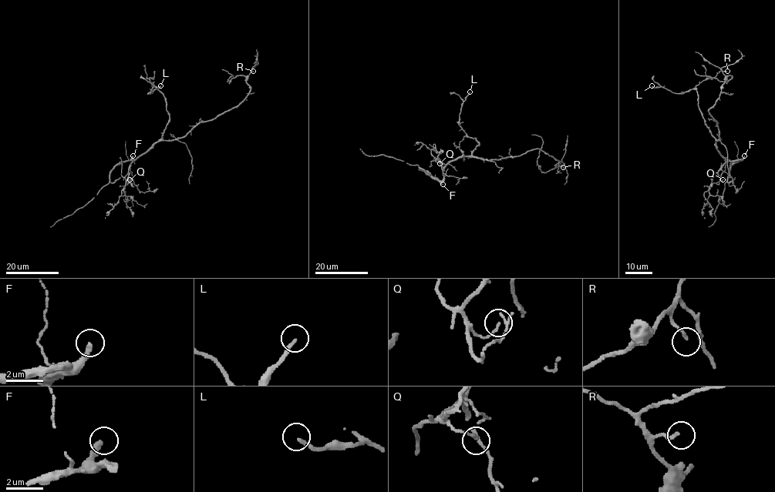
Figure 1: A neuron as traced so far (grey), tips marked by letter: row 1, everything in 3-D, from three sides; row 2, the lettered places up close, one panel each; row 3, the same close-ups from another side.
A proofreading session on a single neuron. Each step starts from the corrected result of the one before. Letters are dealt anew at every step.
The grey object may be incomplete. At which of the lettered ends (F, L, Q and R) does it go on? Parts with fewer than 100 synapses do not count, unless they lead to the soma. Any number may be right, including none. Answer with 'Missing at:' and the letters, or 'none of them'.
Missing at: F

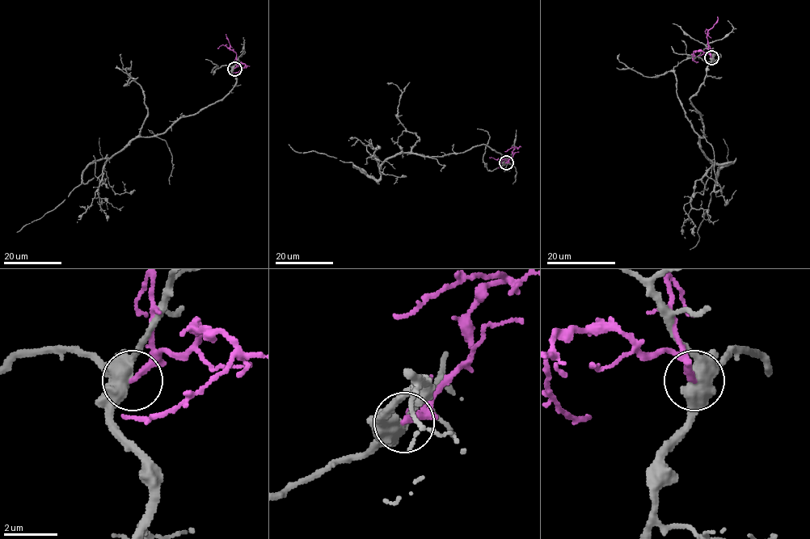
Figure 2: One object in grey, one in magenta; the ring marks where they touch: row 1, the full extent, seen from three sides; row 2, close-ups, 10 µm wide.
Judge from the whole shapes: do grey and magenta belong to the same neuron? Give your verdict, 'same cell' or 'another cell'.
another cell

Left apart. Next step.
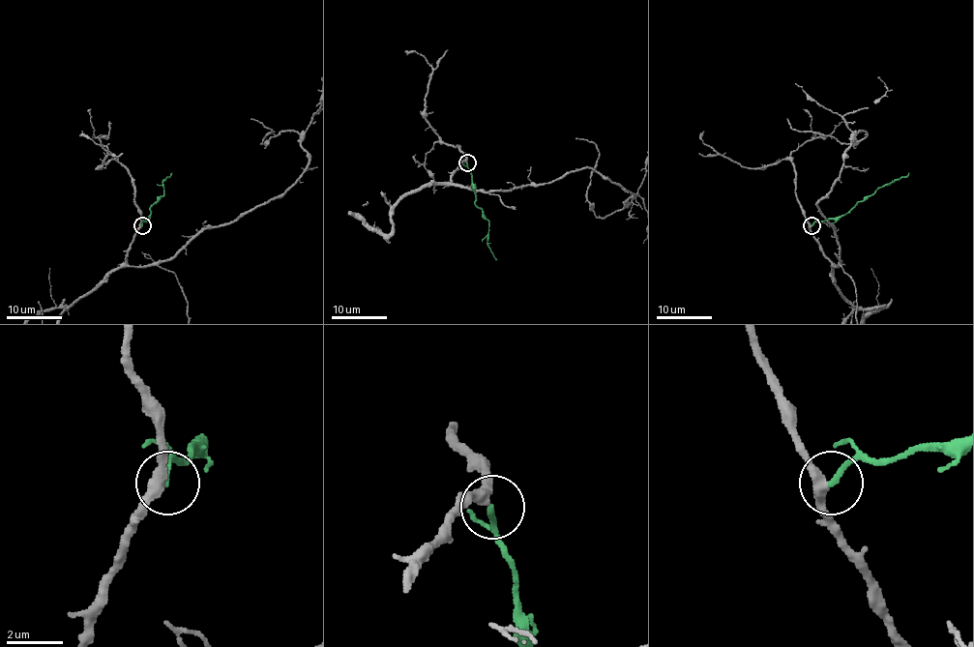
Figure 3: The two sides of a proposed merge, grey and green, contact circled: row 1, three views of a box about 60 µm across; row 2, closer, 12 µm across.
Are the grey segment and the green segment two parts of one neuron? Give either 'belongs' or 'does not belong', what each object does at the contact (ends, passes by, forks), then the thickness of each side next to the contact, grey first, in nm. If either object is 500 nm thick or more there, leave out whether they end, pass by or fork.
belongs; grey passes by; green ends there; 360 nm thick on the grey side, 220 nm on the other

